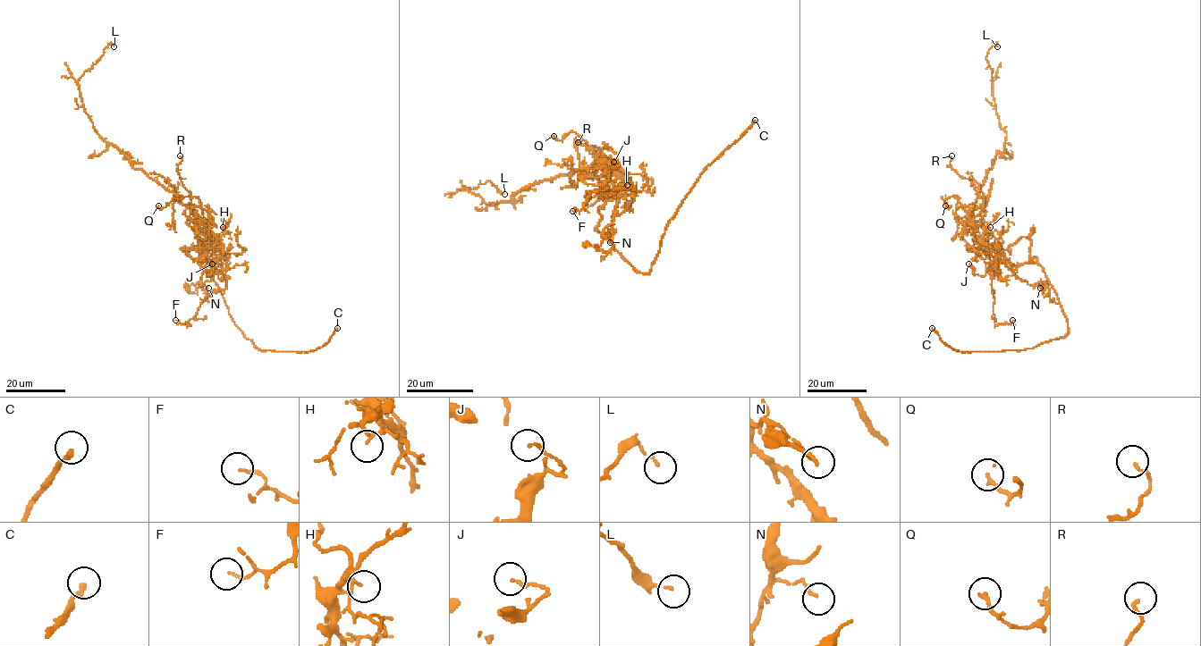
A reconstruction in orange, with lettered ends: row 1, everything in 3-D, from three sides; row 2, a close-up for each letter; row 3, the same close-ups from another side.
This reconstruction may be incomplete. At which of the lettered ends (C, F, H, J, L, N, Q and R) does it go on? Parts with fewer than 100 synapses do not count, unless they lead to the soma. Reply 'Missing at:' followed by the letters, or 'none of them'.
Missing at: C

